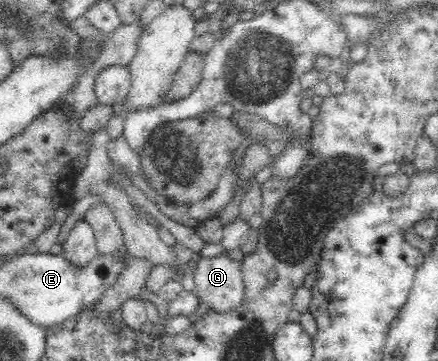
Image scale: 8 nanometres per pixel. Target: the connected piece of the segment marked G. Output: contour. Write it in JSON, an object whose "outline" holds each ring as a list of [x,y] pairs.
{"outline":[[[224,251],[214,257],[201,256],[189,287],[216,313],[230,313],[243,302],[245,295],[241,264]]]}

